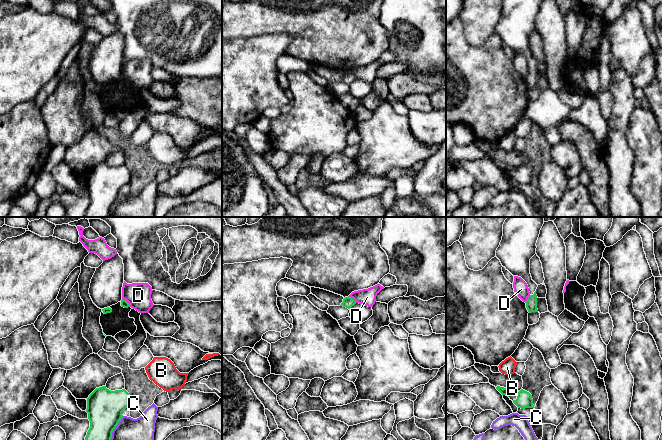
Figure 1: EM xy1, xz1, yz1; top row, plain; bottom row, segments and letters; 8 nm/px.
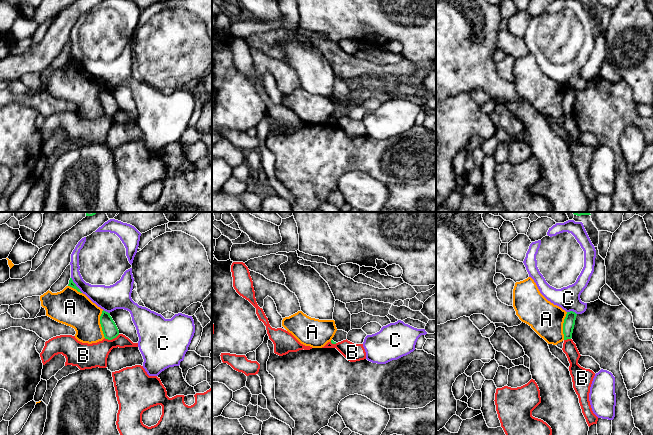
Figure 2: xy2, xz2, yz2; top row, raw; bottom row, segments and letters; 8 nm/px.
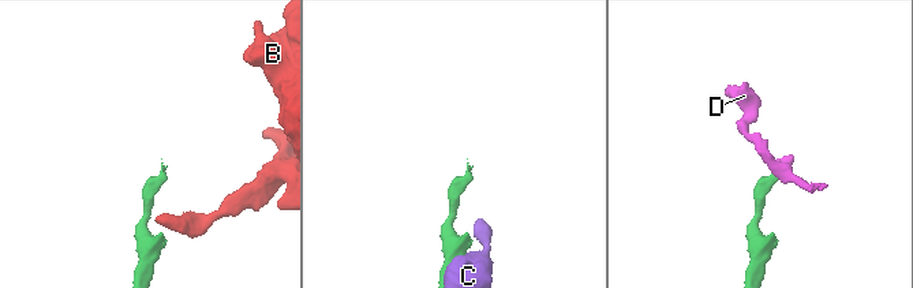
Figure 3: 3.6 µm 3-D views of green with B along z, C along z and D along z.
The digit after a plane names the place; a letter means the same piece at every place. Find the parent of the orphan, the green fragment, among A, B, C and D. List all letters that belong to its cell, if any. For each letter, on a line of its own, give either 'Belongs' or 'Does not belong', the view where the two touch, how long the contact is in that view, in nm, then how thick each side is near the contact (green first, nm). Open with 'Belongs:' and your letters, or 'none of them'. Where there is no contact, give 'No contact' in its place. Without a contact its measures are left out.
Belongs: none of them
A: Does not belong. Touches green in xy2. Shared border 220 nm. Thickness 120 nm (green) against 280 nm
B: Does not belong. Touches green in xy2. Shared border 130 nm. Thickness 120 nm (green) against 200 nm
C: Does not belong. Touches green in xy2. Shared border 160 nm. Thickness 50 nm (green) against 180 nm
D: Does not belong. Touches green in xz1. Shared border 90 nm. Thickness 90 nm (green) against 140 nm

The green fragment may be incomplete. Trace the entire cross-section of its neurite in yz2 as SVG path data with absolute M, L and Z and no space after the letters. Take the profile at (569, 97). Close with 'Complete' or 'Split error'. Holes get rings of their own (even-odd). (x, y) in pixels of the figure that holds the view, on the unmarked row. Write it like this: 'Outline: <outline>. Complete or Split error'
Outline: M573 87L567 88L563 99L564 116L571 115L577 90Z. Complete

